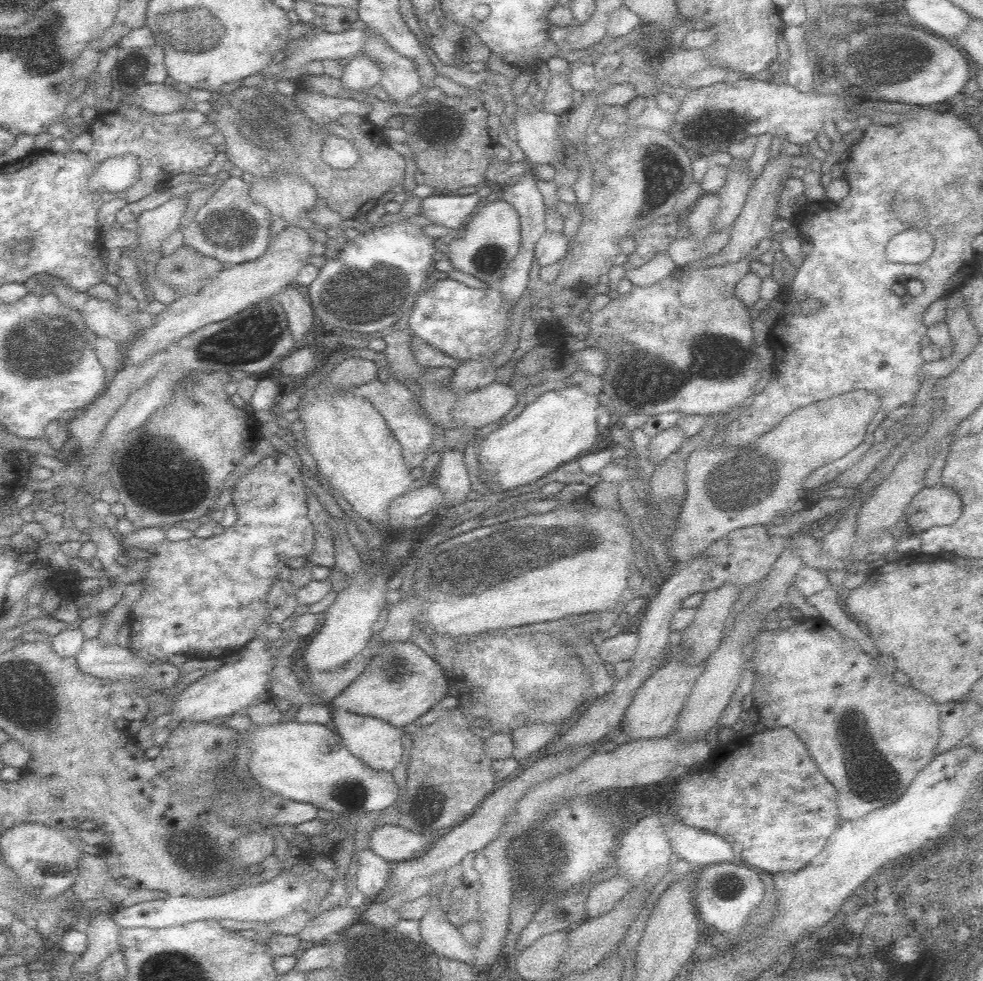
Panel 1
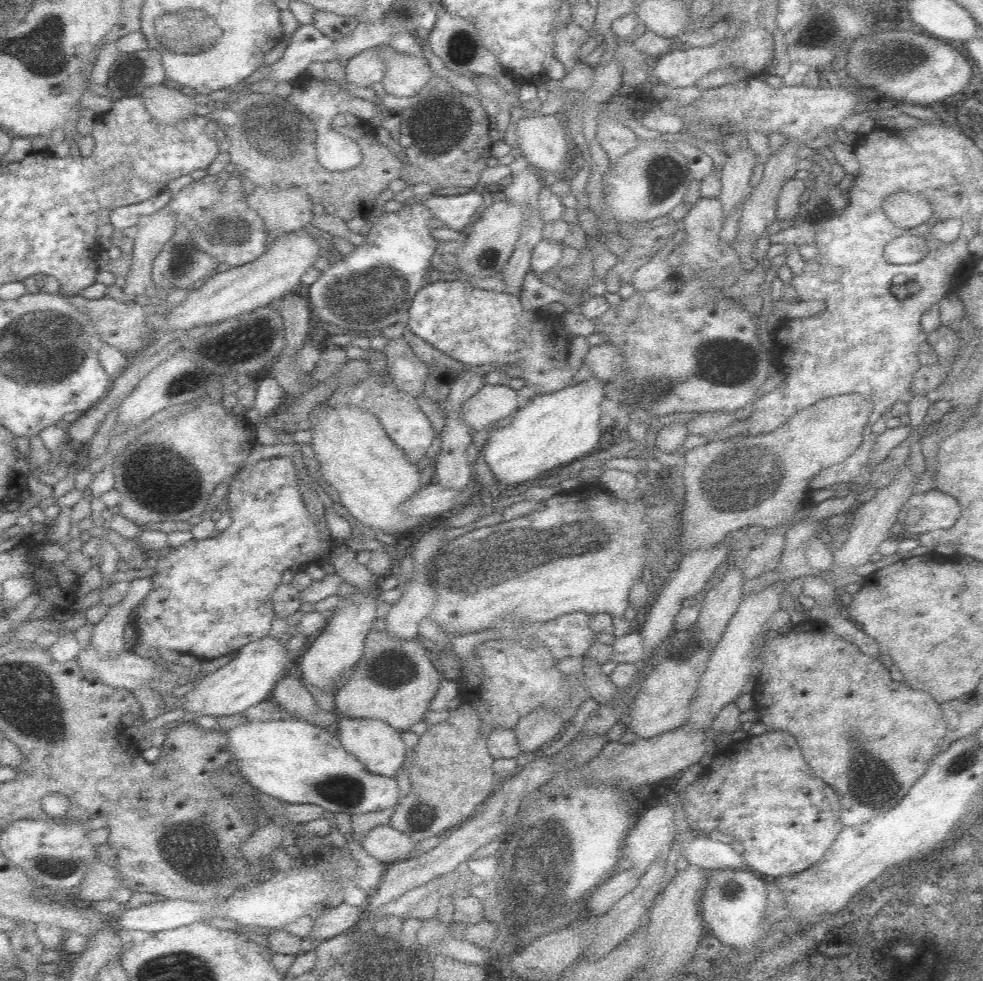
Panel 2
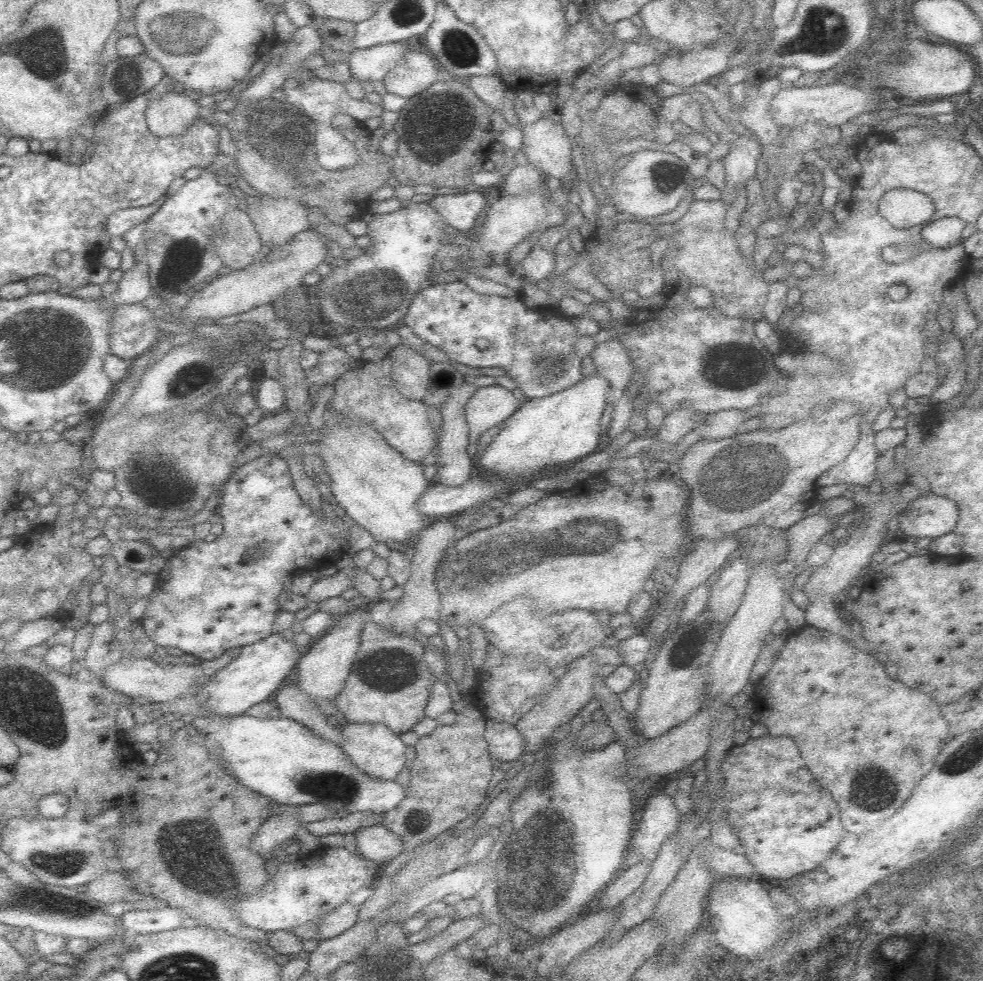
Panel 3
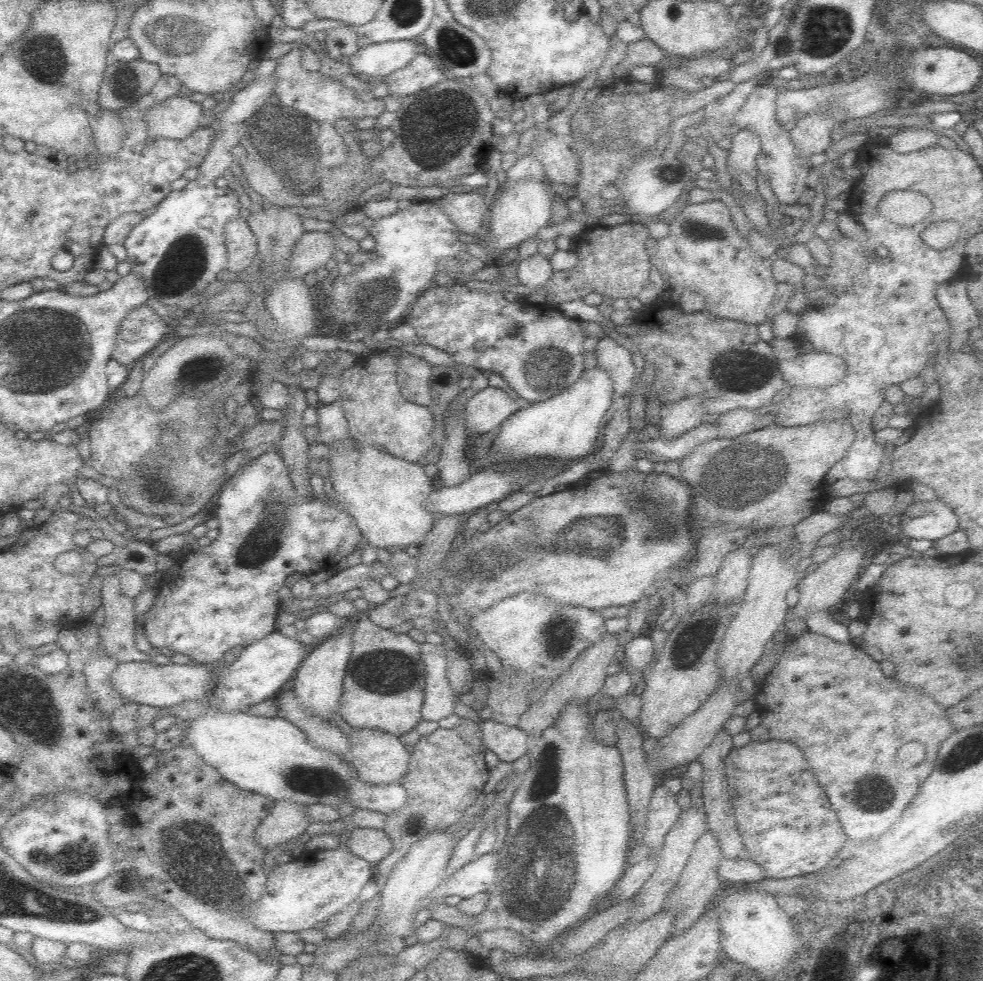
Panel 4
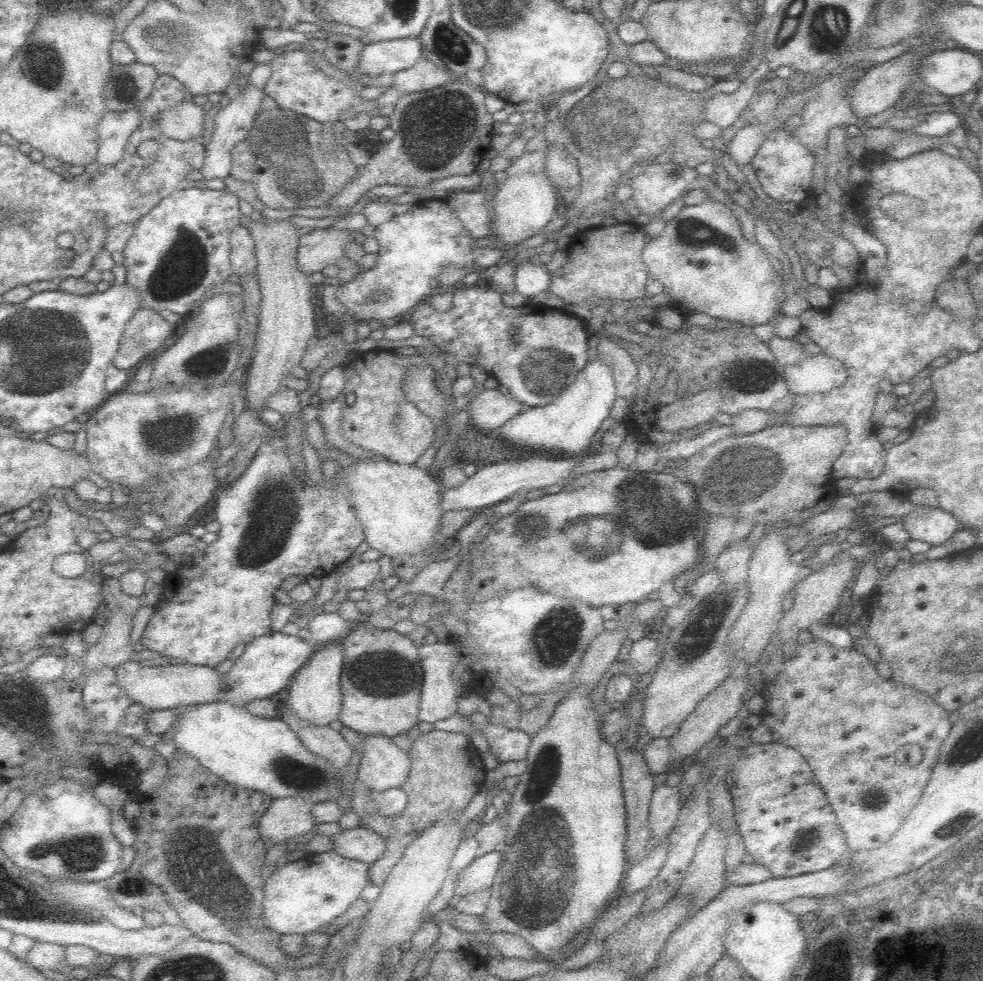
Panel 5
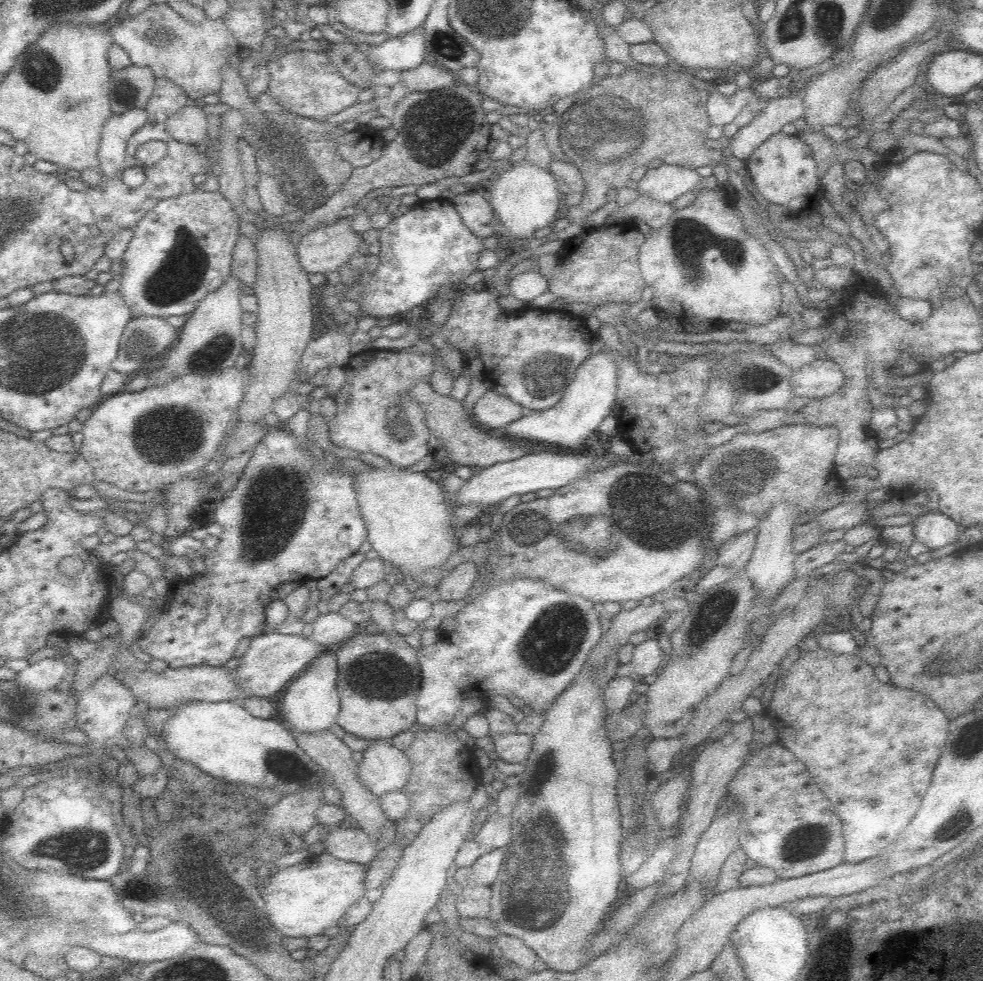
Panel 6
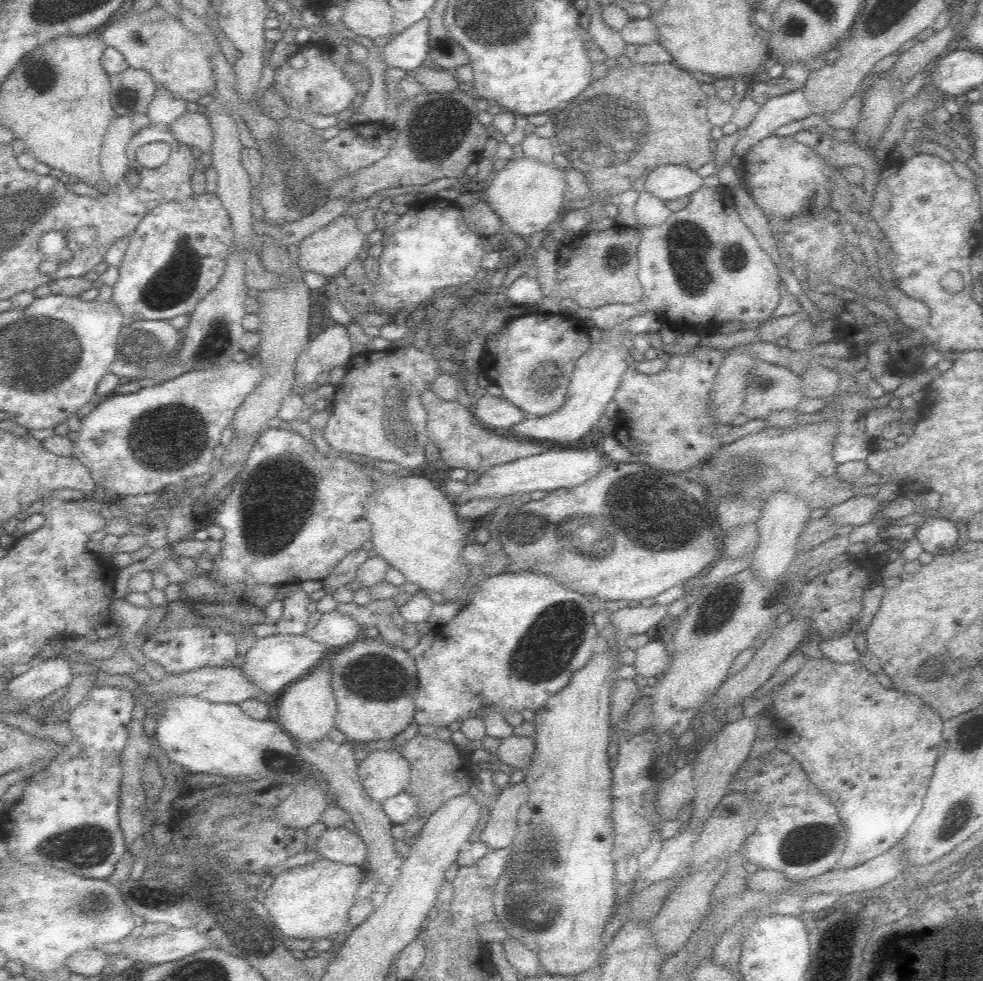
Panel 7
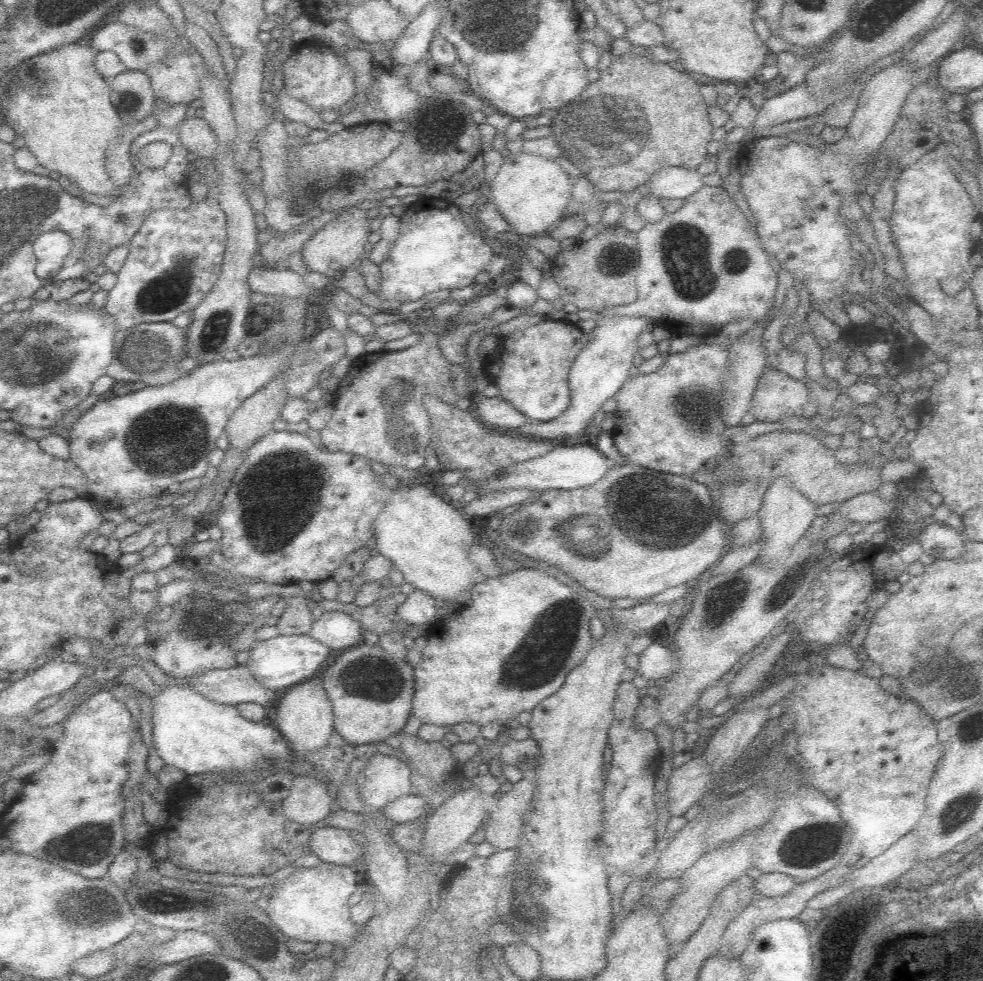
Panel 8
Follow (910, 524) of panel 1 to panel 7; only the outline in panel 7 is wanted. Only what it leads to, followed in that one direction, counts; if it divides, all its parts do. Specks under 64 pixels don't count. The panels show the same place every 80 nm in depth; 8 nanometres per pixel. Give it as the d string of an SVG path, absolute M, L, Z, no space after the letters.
M928 513L918 525L916 538L921 542L922 549L930 554L945 555L957 549L958 530L946 518L934 518Z

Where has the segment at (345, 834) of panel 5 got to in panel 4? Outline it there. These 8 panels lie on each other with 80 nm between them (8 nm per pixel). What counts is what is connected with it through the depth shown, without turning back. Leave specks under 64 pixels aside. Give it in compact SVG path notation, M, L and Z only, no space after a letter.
M354 828L348 831L348 838L342 837L342 846L354 856L367 860L375 866L390 852L392 841L384 830Z

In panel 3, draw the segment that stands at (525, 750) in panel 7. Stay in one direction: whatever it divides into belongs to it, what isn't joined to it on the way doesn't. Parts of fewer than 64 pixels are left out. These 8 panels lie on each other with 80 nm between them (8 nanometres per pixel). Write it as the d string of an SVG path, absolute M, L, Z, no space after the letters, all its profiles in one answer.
M485 720L485 739L489 753L499 762L514 765L524 753L527 742L515 725Z

